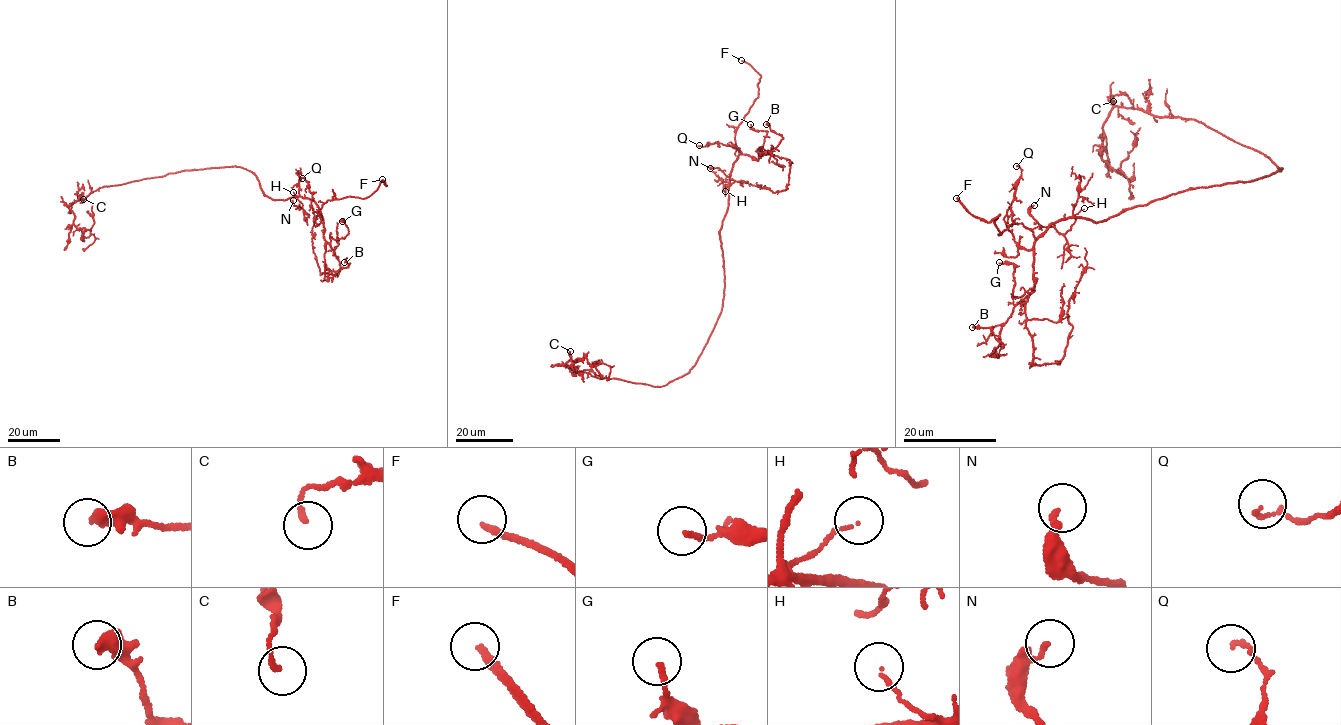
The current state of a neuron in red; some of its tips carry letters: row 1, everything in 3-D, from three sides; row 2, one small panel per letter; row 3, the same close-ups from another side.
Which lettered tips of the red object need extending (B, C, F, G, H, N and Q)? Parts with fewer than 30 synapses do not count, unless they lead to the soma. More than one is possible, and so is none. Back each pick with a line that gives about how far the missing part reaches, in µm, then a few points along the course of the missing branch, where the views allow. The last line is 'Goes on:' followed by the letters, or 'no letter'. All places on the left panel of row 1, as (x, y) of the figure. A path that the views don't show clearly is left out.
F: 40 µm | (382, 179), (370, 174), (357, 159), (348, 138)
Goes on: F

